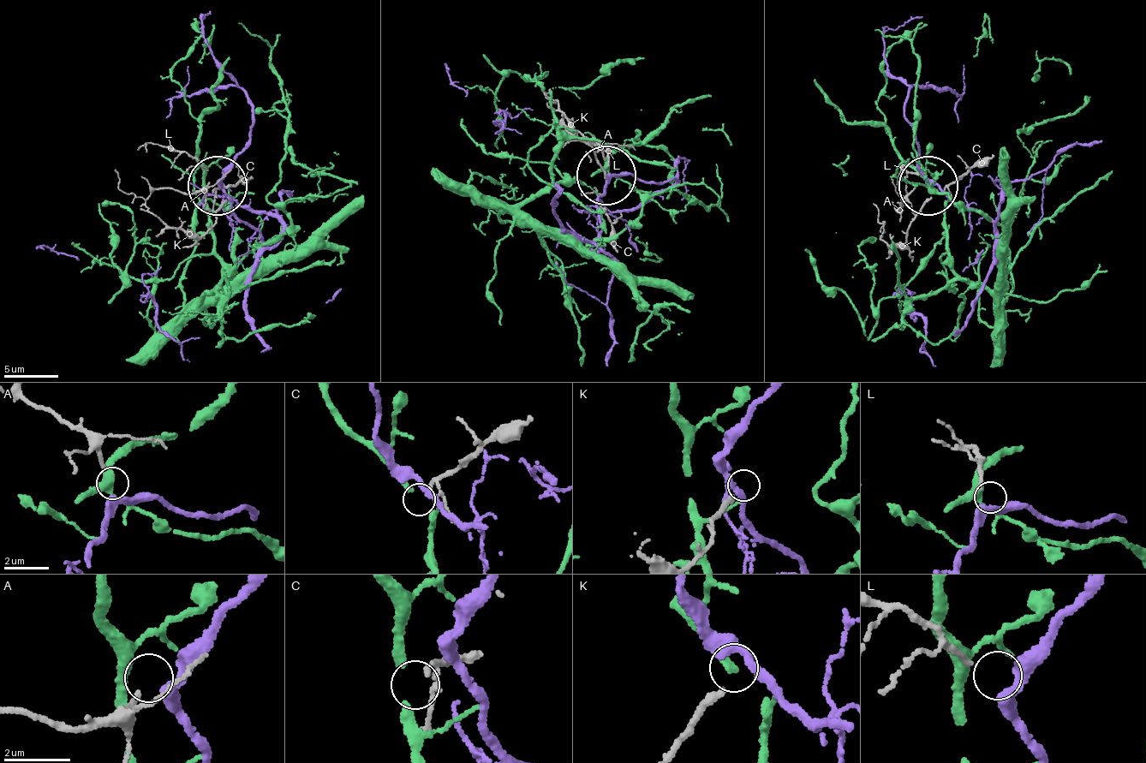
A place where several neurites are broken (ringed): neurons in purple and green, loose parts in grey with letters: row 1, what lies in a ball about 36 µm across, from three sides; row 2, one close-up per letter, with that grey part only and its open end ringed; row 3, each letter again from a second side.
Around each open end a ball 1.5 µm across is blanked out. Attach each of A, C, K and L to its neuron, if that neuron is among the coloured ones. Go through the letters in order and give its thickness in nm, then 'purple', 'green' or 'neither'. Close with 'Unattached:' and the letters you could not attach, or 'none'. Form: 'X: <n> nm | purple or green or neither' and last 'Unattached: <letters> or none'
A: 180 nm | neither
C: 130 nm | neither
K: 200 nm | neither
L: 140 nm | purple
Unattached: A, C, K

